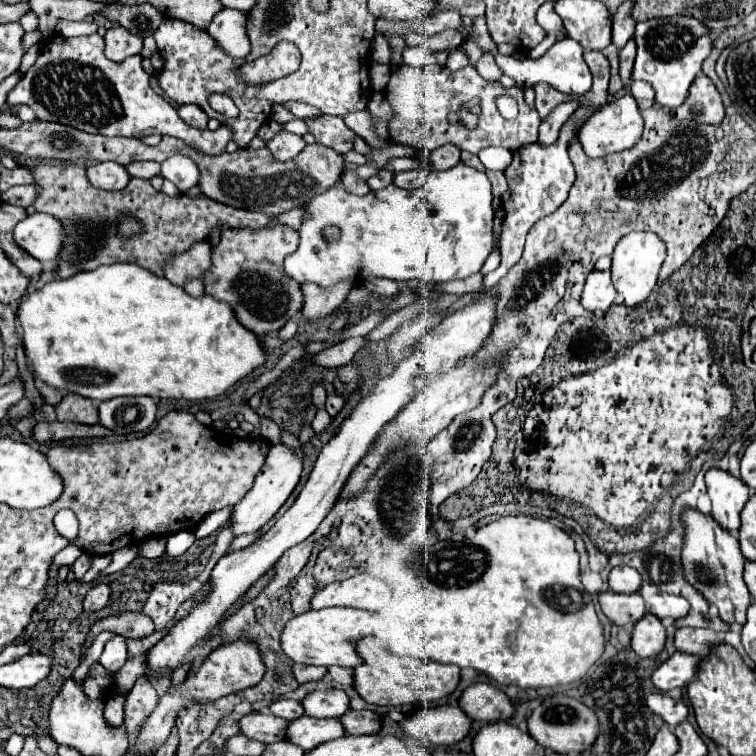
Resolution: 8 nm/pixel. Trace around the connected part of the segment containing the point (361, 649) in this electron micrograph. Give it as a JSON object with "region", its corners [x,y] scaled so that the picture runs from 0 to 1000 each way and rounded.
{"region":[[[485,841],[472,852],[472,862],[480,870],[480,878],[470,884],[470,913],[475,921],[496,934],[533,934],[544,929],[575,929],[586,921],[599,918],[607,907],[610,886],[604,881],[578,878],[573,873],[554,873],[541,868],[520,868],[512,860],[501,857],[496,841]]]}

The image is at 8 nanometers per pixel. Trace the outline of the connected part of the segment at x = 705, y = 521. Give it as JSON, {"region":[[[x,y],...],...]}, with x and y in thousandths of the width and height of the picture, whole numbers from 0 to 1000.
{"region":[[[906,675],[906,720],[903,720],[903,751],[906,765],[940,796],[951,804],[951,817],[962,825],[985,825],[988,804],[993,799],[991,780],[983,767],[985,738],[978,728],[978,714],[970,706],[959,706],[940,683],[930,683],[922,675]]]}

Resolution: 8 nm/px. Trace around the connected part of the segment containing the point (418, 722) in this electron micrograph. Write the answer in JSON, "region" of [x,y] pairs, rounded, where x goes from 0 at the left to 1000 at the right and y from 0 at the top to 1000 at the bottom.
{"region":[[[575,934],[538,947],[530,955],[538,974],[578,987],[597,987],[610,981],[623,968],[623,952],[607,934]]]}

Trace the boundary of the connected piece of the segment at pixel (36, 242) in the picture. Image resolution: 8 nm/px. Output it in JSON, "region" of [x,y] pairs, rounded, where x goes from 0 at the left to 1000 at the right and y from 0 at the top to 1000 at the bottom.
{"region":[[[62,283],[36,286],[17,304],[22,325],[30,328],[44,341],[49,341],[52,347],[75,344],[75,336],[81,331],[78,310],[81,310],[81,296],[73,288],[65,288]]]}

